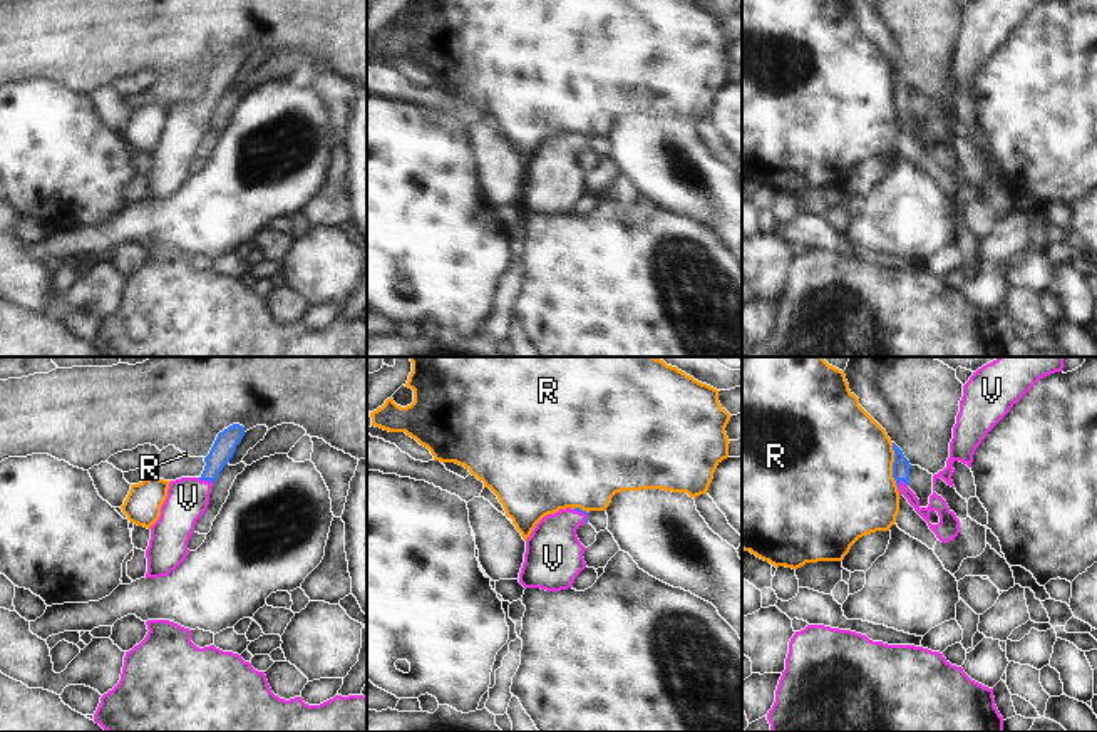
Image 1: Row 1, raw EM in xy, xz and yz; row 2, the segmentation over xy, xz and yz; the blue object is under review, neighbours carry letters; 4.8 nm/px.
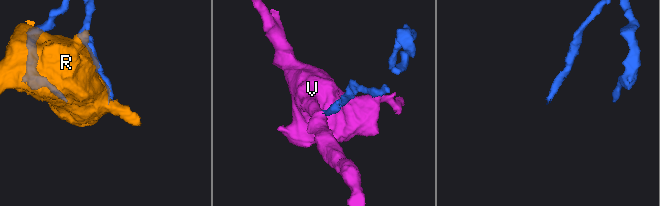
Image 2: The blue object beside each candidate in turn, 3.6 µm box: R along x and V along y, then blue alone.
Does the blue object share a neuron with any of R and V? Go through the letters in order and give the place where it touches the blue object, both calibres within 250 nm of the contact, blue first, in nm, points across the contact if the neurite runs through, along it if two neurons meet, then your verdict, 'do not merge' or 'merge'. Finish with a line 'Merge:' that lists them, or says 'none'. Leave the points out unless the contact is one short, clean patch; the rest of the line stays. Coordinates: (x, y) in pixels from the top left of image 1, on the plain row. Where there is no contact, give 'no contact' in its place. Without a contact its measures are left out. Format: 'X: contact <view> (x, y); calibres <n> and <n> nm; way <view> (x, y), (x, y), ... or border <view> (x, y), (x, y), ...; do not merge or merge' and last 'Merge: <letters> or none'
R: contact yz (893, 91); calibres 90 and 500 nm; do not merge
V: contact yz (898, 109); calibres 90 and 80 nm; way yz (901, 91), (898, 109), (921, 134), (937, 128); merge
Merge: V

